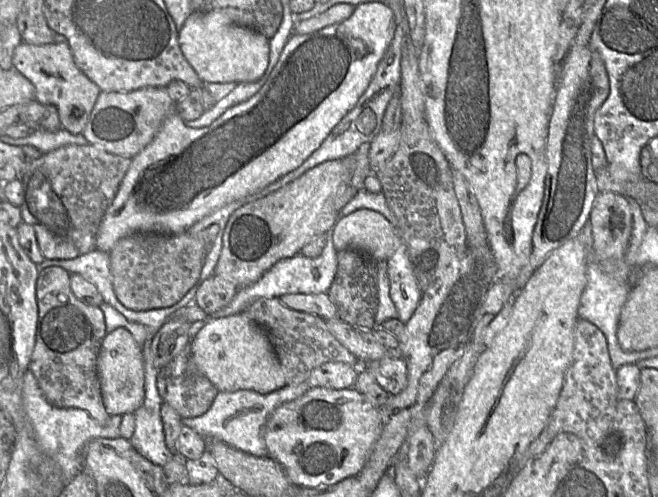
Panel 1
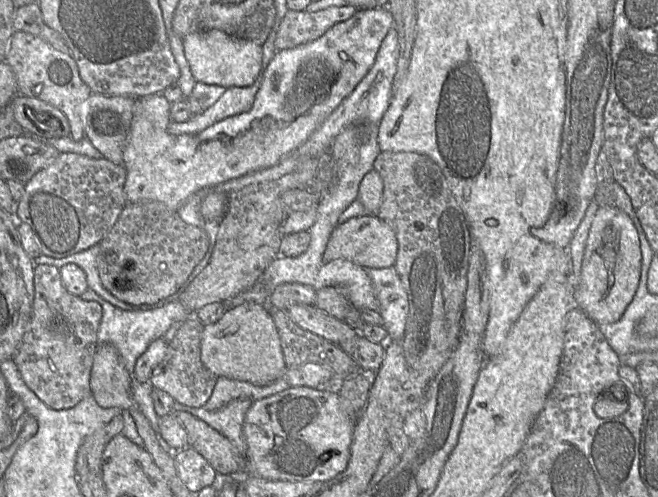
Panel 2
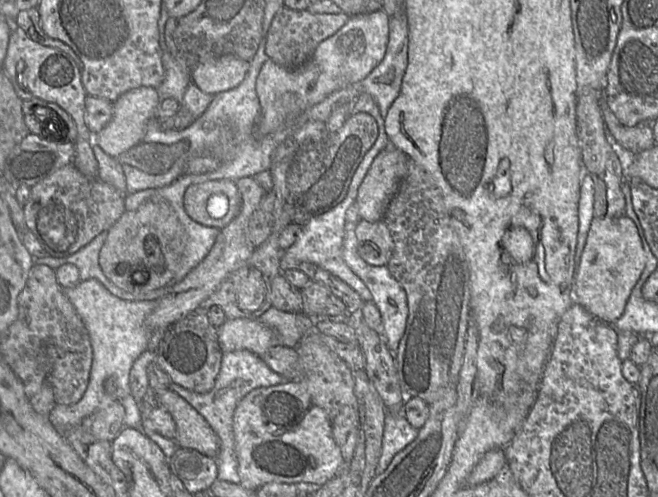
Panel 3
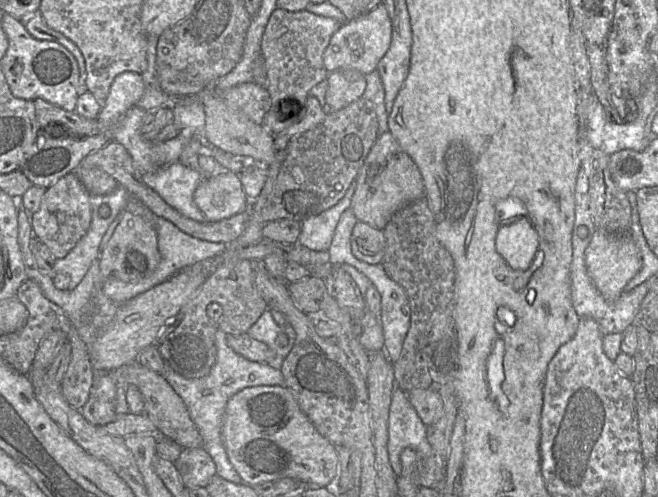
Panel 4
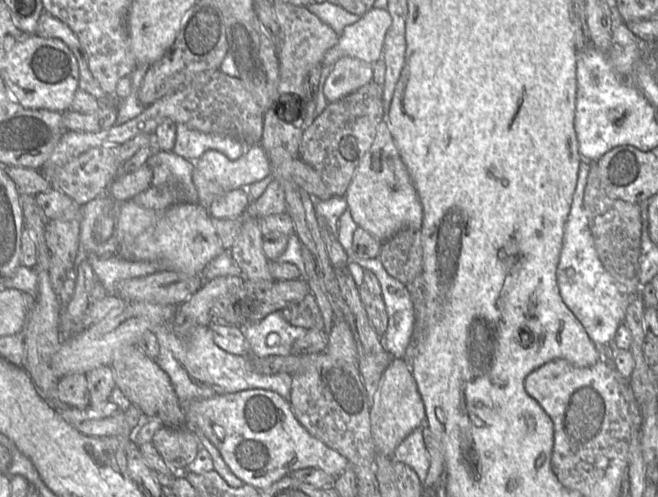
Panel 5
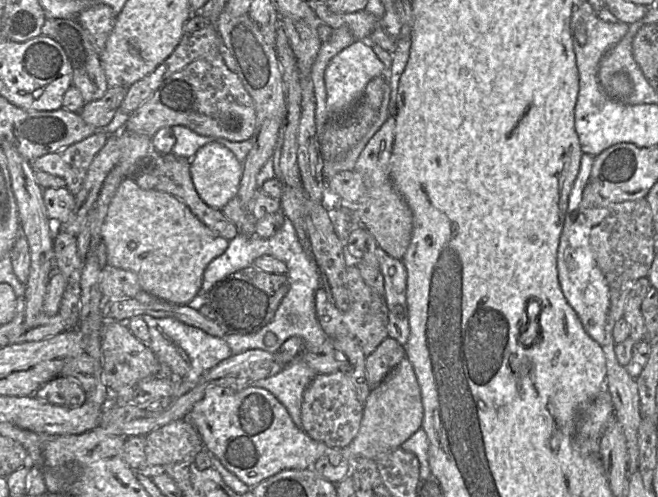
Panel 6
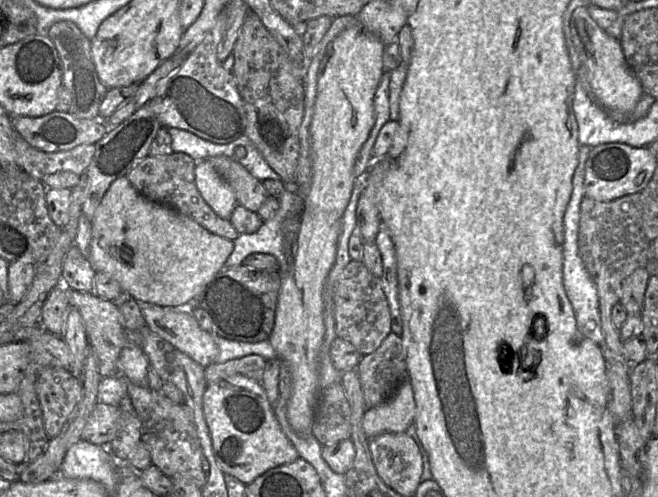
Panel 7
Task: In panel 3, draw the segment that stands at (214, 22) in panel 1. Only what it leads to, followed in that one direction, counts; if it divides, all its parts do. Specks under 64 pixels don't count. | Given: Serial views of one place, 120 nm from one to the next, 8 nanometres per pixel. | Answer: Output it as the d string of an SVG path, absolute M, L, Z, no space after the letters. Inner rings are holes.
M226 54L195 66L190 76L203 92L211 95L237 87L245 78L250 62Z

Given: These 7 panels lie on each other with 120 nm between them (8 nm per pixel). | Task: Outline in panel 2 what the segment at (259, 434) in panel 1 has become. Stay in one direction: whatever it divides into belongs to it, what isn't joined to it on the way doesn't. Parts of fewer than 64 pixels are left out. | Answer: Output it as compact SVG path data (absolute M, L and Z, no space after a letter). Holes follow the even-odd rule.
M218 377L217 384L209 400L201 407L189 407L175 401L175 412L189 412L202 421L206 422L212 428L219 431L232 441L237 449L246 457L247 444L243 433L244 418L248 409L258 400L282 392L291 385L285 377L280 377L267 386L257 386L249 382Z

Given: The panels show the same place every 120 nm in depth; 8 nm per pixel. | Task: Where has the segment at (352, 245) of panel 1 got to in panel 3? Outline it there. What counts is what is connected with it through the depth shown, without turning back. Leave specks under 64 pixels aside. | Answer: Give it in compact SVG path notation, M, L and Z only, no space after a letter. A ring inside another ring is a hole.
M360 219L355 228L357 252L372 266L387 265L391 259L394 242L383 220L369 222Z

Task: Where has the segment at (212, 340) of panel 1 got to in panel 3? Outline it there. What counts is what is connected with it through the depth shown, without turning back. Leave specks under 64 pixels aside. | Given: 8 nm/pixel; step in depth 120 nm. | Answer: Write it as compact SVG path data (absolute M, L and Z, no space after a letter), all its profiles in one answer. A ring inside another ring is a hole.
M227 319L217 328L217 335L223 353L248 350L261 357L277 345L276 333L259 319Z

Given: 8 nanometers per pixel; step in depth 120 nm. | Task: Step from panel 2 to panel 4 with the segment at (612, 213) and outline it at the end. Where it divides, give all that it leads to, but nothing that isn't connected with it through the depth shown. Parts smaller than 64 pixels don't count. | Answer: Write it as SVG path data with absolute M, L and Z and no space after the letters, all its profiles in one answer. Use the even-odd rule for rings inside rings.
M596 229L585 251L588 275L597 290L608 301L615 301L642 266L641 253L630 233L609 233Z

